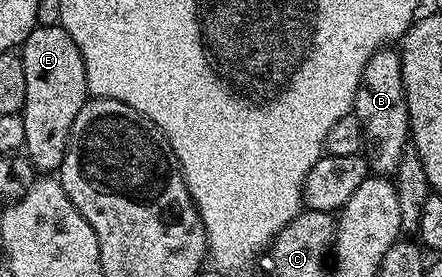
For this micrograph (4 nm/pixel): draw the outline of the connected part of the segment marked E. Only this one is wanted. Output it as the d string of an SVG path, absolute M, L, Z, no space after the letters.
M37 26L21 46L25 66L25 106L21 113L25 122L26 155L43 174L51 174L63 164L67 139L81 106L89 99L85 62L81 50L62 26Z

